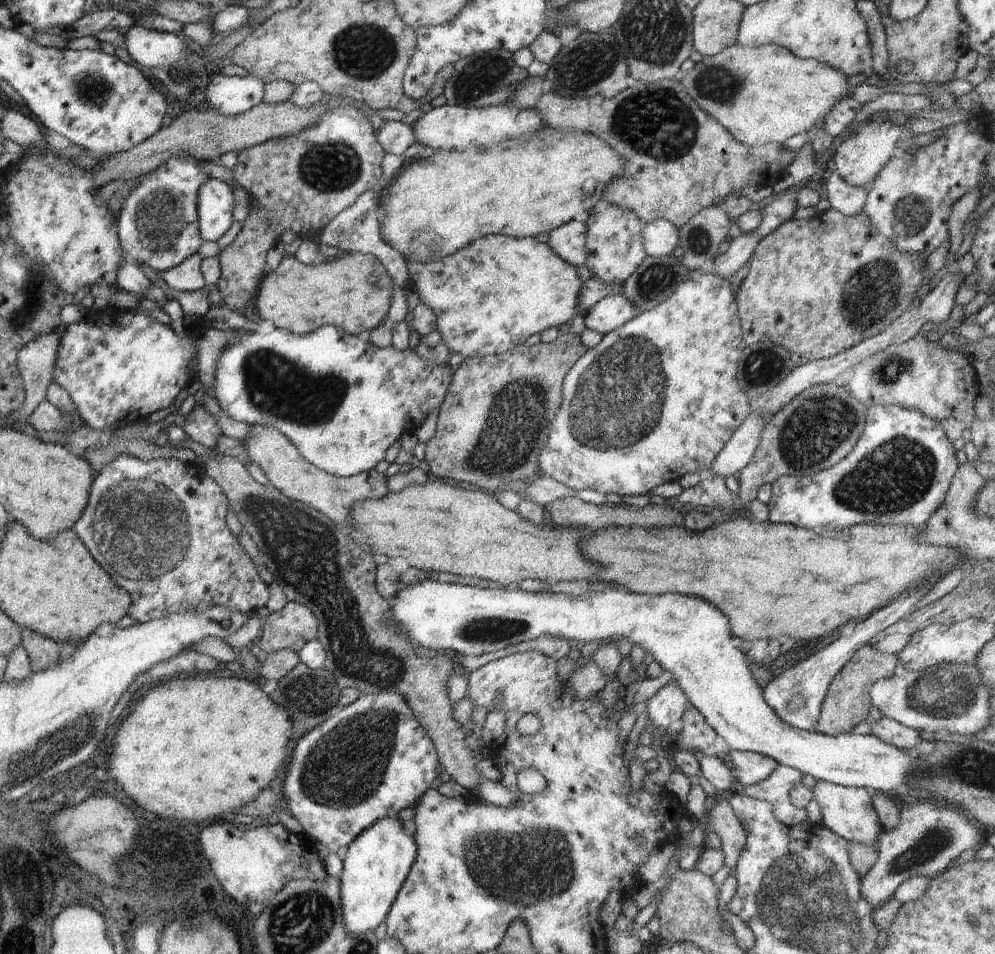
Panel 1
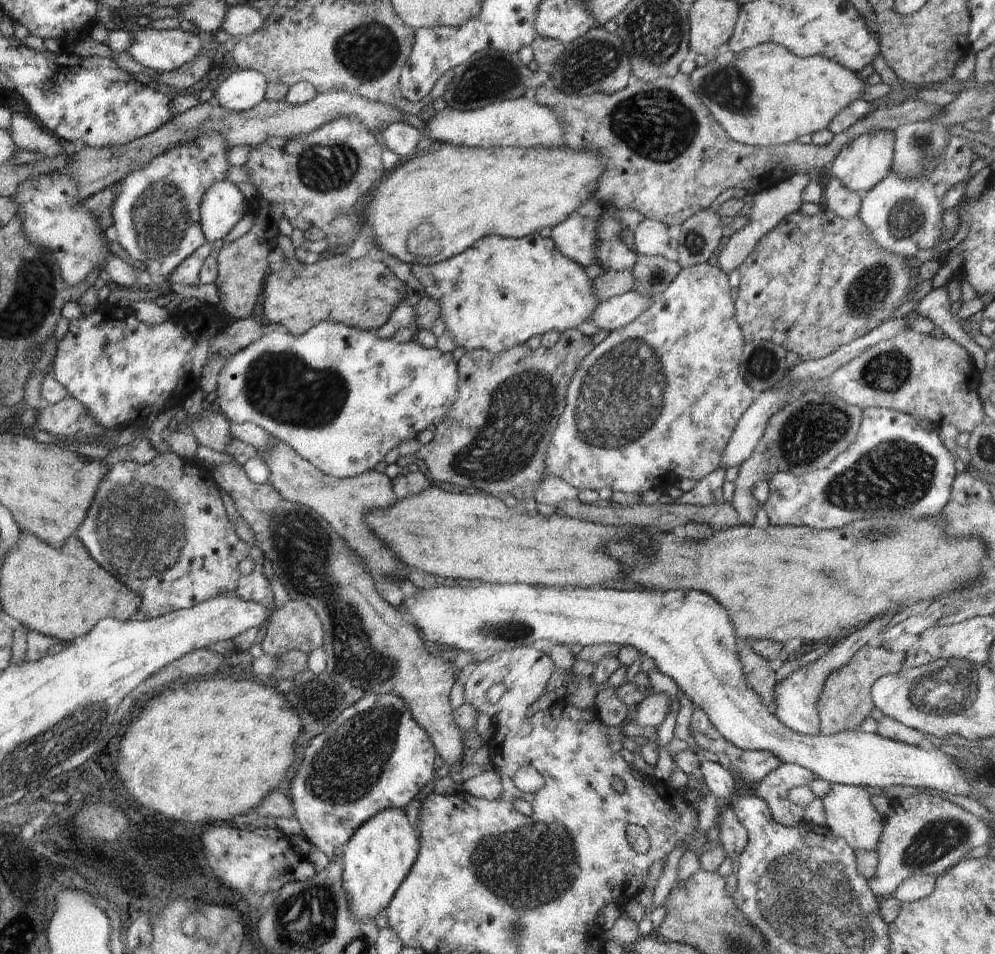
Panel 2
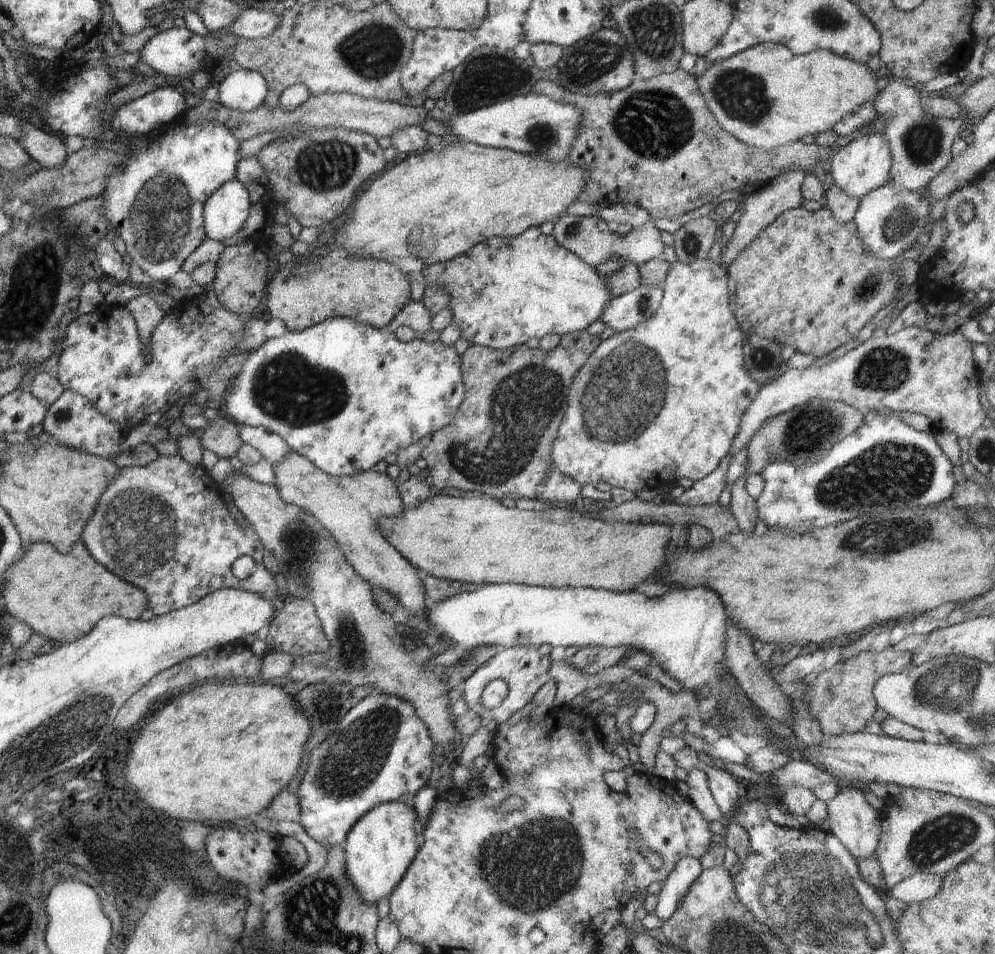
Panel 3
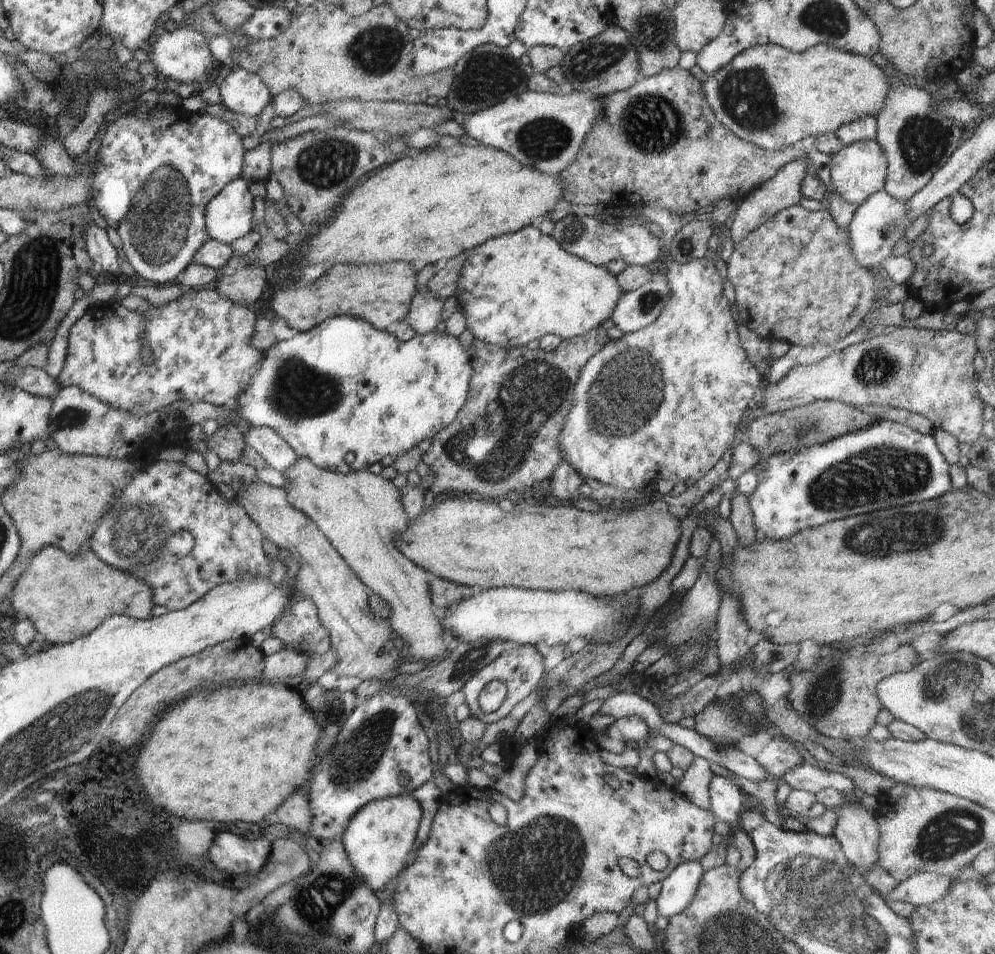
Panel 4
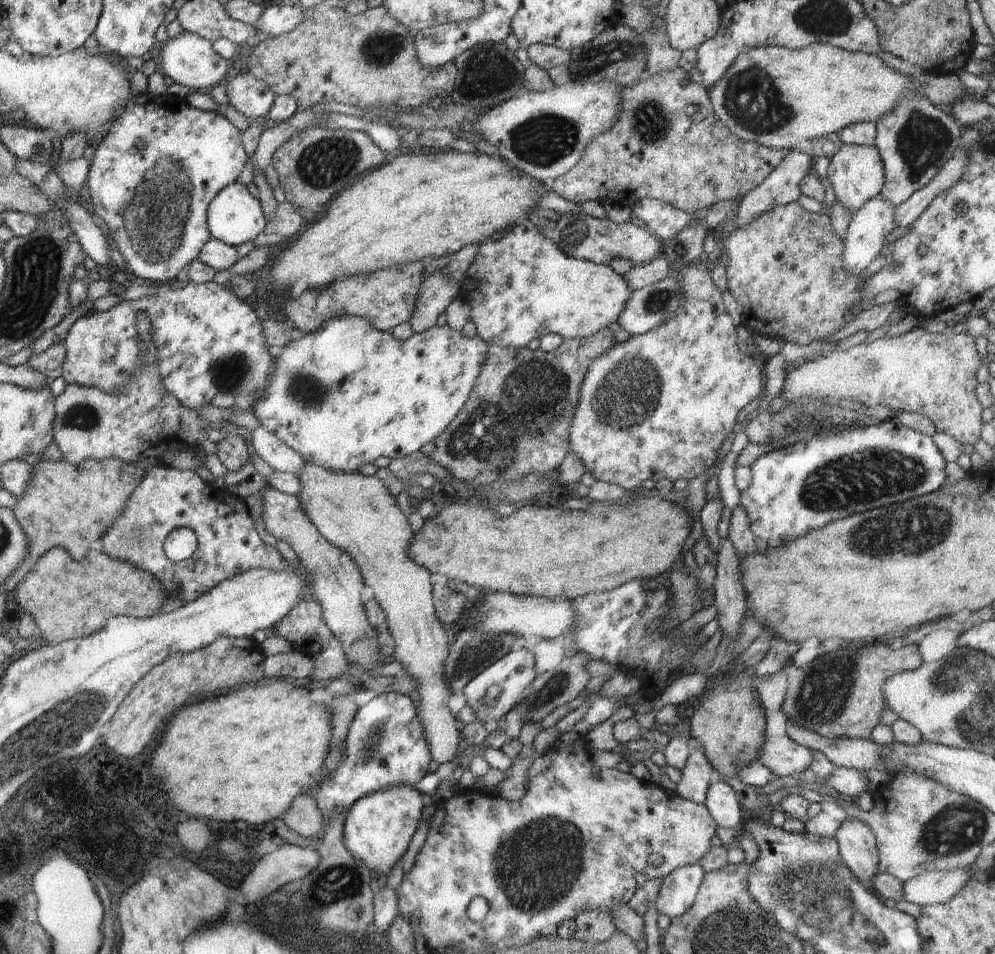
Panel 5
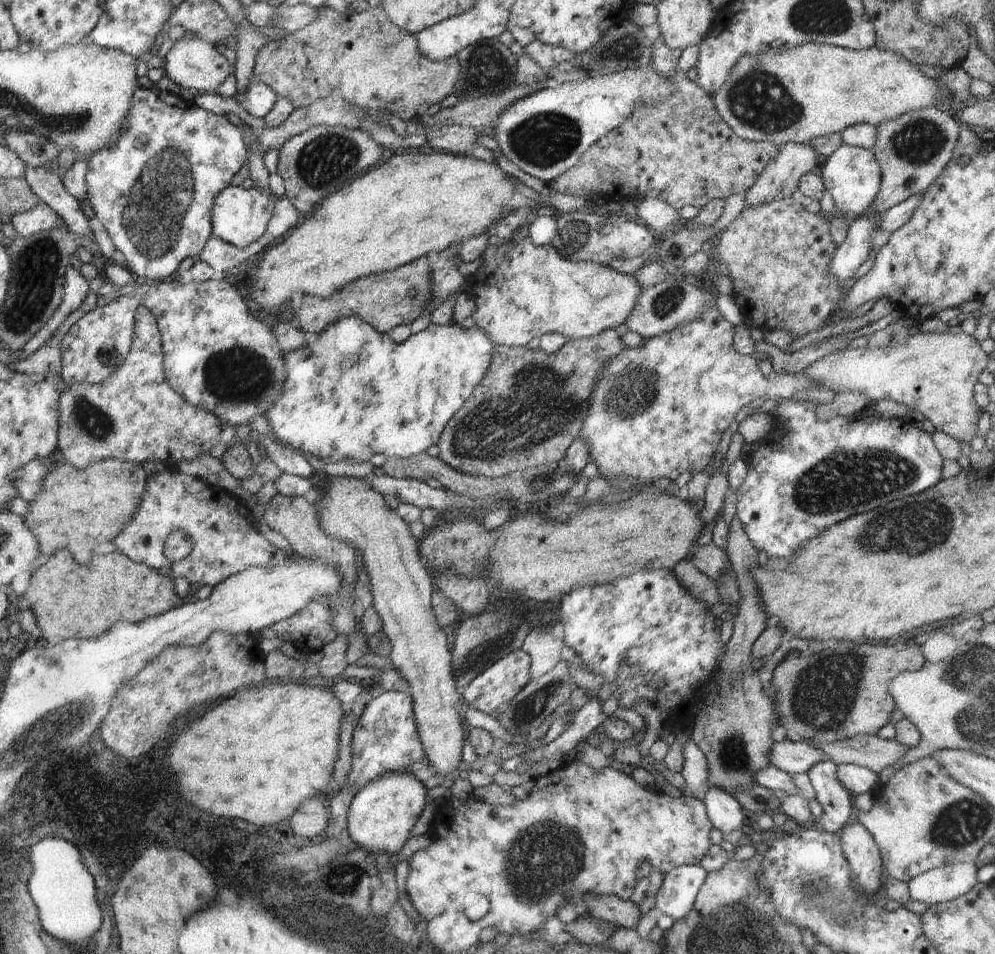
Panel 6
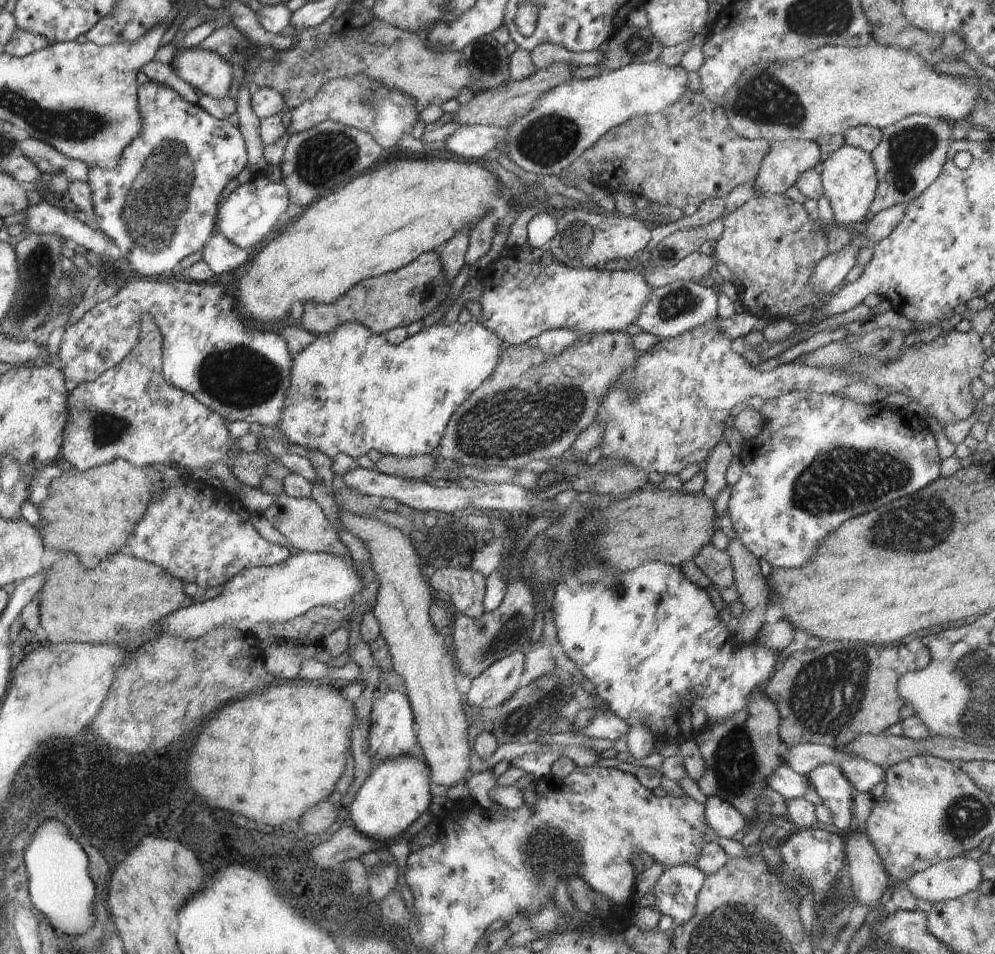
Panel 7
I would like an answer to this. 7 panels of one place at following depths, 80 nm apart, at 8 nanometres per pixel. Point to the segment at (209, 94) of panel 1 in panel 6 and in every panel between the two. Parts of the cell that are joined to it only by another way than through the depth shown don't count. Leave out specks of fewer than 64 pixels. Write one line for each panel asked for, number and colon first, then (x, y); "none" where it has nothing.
2: (242, 90)
3: (244, 90)
4: (242, 91)
5: (248, 95)
6: (258, 99)

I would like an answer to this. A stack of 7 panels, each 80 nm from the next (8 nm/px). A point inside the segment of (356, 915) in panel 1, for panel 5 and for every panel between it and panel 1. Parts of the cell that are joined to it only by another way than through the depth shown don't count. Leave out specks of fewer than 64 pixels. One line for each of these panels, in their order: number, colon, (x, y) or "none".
2: (382, 851)
3: (379, 848)
4: (379, 838)
5: (377, 830)

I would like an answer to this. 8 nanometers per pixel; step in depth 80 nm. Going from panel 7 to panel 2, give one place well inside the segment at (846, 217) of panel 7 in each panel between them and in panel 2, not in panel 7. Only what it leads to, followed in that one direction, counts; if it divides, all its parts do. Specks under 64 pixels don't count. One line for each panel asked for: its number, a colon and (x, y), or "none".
2: (864, 163)
3: (864, 165)
4: (858, 170)
5: (856, 172)
6: (851, 175)

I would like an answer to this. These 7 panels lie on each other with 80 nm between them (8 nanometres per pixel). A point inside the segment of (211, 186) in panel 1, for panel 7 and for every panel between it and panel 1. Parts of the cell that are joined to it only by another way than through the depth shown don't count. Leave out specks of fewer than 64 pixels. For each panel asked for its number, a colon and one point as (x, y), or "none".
2: (222, 206)
3: (225, 212)
4: (228, 216)
5: (234, 216)
6: (239, 216)
7: (247, 215)

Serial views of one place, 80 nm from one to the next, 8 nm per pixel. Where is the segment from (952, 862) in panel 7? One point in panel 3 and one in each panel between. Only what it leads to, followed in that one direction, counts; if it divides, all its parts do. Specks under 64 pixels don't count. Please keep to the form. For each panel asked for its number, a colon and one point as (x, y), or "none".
3: (920, 887)
4: (924, 887)
5: (932, 887)
6: (936, 886)

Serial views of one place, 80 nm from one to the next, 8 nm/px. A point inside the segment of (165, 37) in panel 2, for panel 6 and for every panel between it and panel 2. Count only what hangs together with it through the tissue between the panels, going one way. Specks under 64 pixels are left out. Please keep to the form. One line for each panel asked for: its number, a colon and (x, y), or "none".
3: (180, 52)
4: (183, 54)
5: (189, 59)
6: (195, 64)

